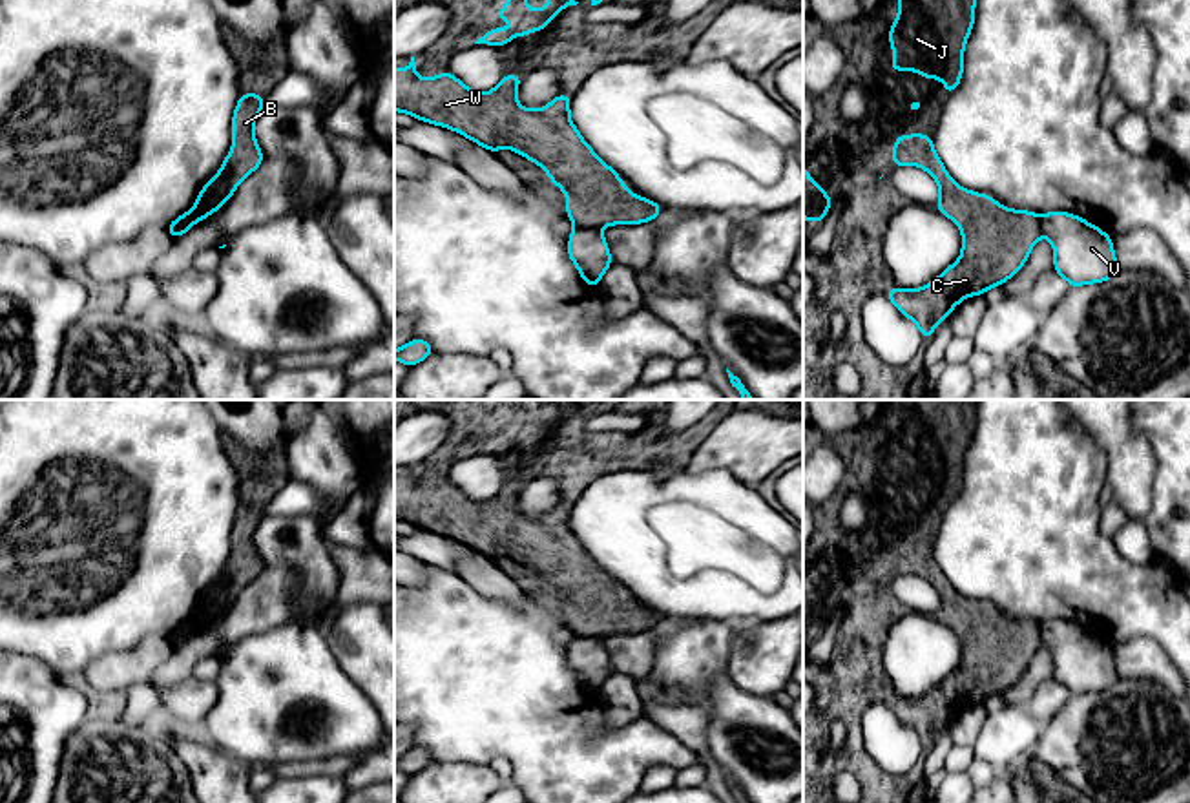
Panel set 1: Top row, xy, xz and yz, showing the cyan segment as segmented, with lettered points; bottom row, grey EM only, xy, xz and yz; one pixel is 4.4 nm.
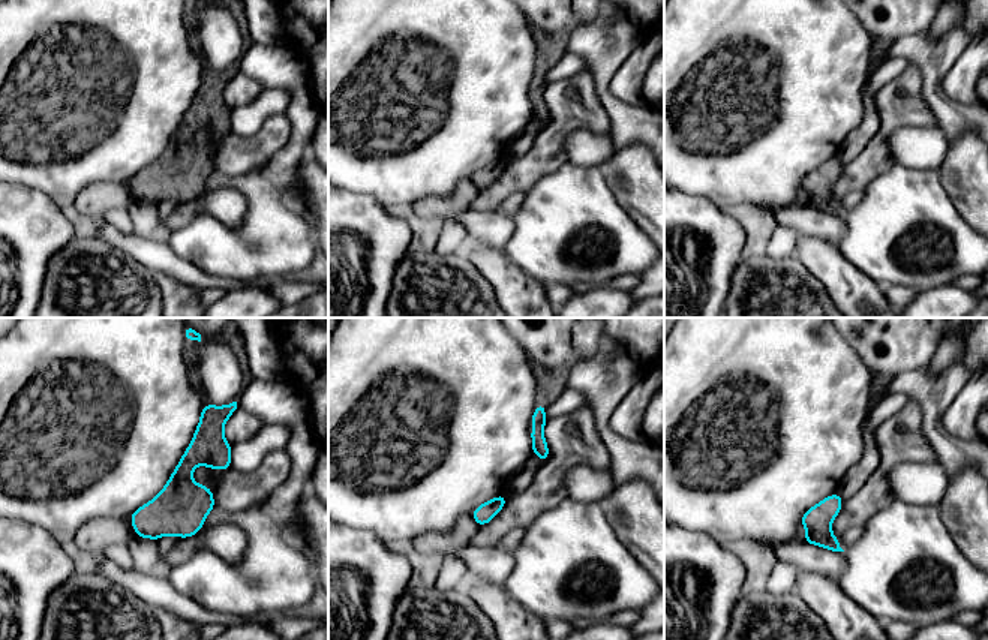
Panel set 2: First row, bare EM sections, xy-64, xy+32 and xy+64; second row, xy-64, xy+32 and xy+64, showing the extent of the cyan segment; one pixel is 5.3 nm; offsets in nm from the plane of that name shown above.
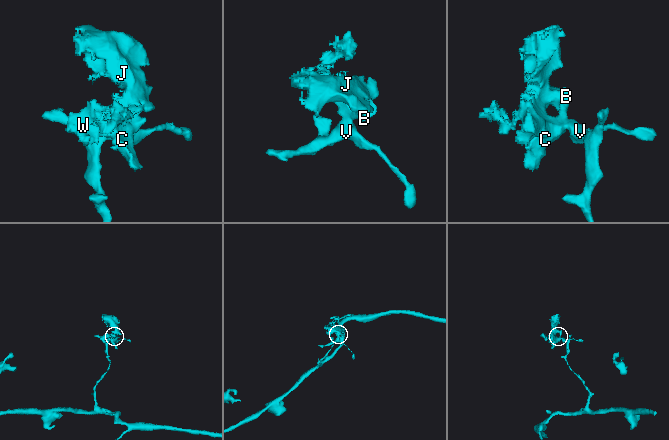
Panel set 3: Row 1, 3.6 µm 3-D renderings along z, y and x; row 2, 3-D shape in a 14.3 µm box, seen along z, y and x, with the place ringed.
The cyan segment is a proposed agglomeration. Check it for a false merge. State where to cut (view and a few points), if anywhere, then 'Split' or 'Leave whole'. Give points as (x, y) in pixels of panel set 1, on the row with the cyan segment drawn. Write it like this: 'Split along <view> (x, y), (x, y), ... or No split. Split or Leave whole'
Split along xz (575, 225), (599, 229). Split

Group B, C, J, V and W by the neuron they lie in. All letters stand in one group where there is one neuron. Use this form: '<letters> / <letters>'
B C J W / V

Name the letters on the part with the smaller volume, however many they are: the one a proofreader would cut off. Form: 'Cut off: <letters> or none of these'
Cut off: B, C, J, W

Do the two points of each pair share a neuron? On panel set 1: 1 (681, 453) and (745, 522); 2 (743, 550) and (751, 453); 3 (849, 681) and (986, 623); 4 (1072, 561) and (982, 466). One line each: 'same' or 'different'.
1: different
2: different
3: same
4: same

